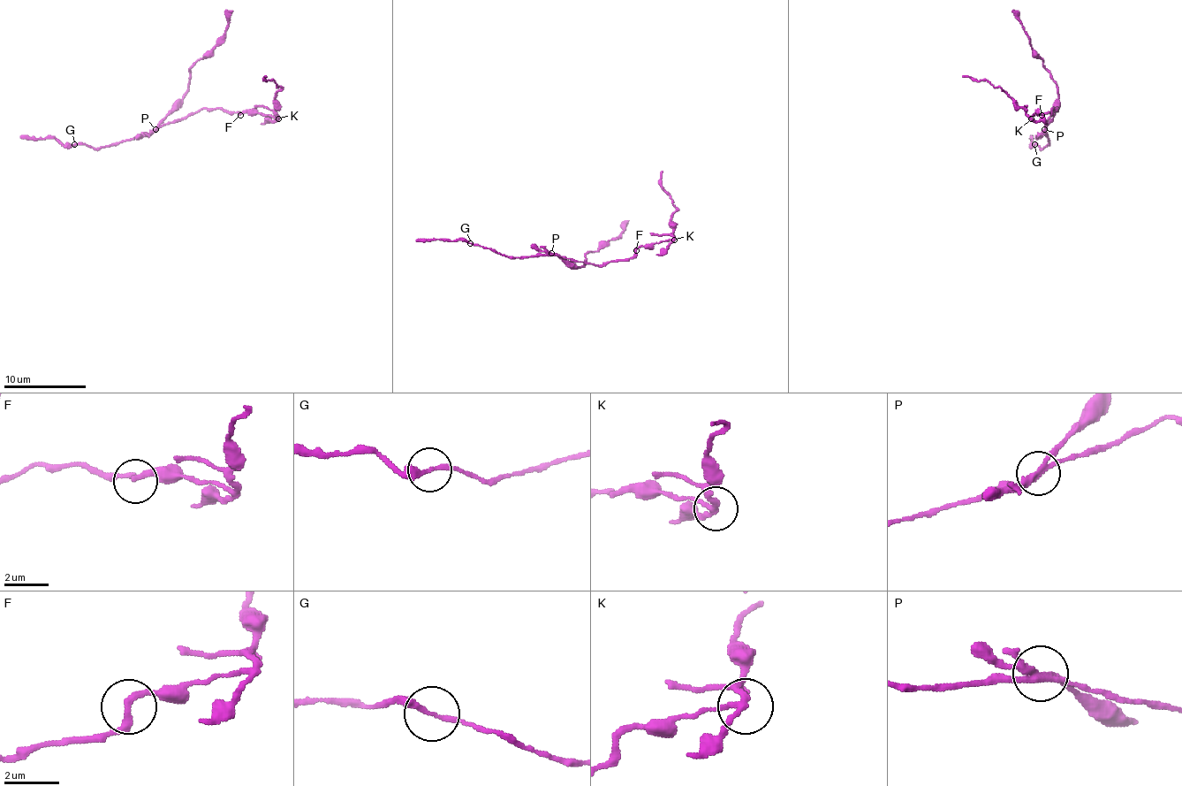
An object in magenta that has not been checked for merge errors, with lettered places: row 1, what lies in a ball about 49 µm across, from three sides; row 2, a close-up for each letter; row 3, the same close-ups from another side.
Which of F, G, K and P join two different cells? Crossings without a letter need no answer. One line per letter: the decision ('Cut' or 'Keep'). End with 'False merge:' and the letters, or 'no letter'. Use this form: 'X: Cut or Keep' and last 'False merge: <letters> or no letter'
F: Keep
G: Keep
K: Cut
P: Cut
False merge: K, P

